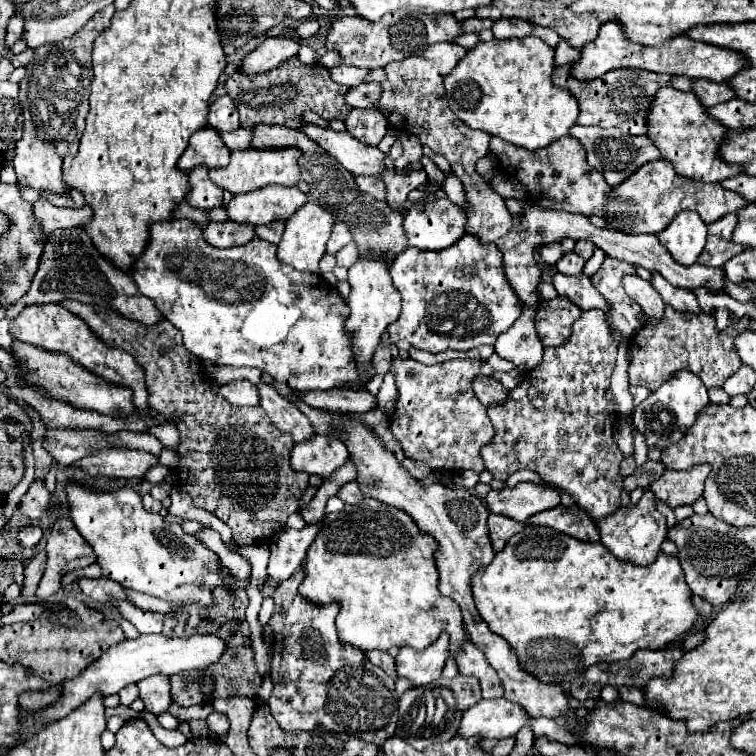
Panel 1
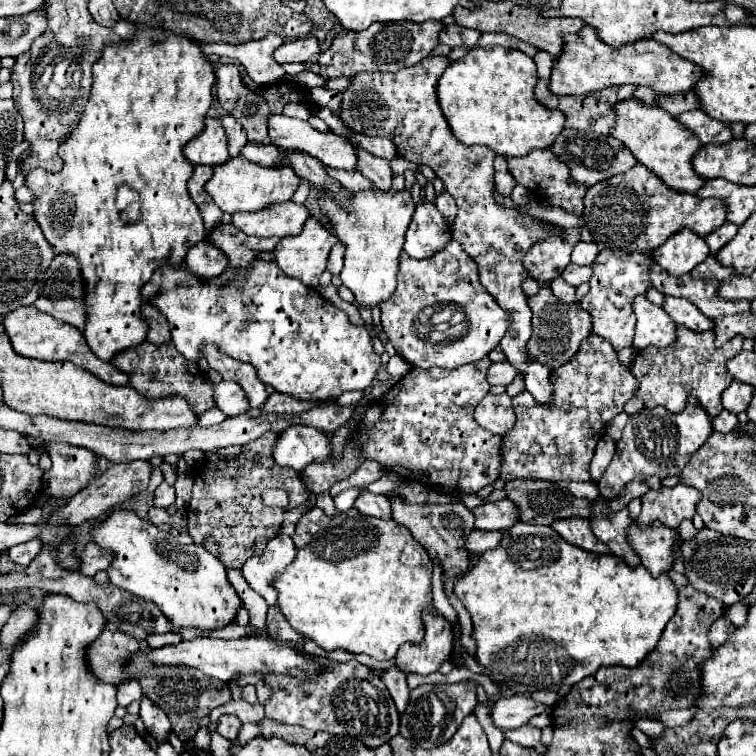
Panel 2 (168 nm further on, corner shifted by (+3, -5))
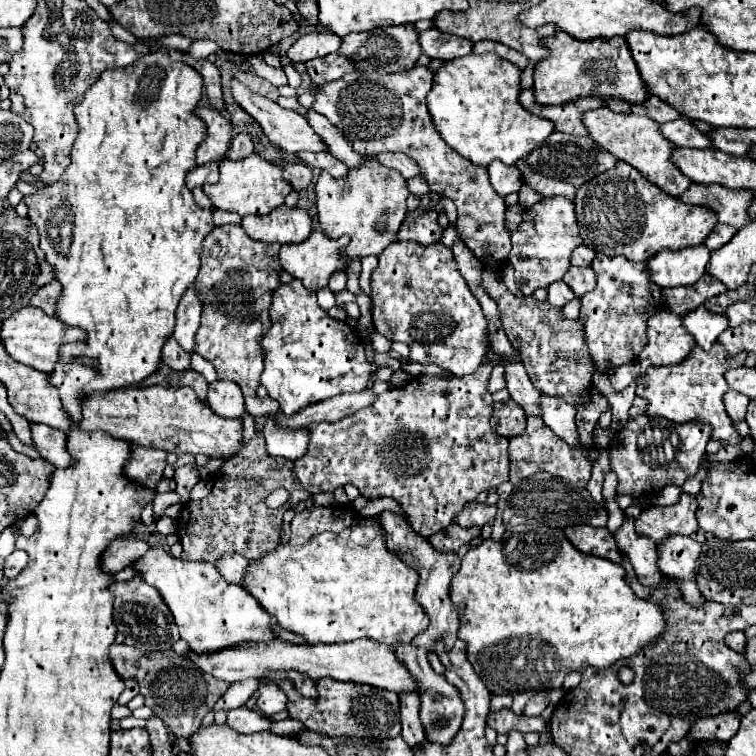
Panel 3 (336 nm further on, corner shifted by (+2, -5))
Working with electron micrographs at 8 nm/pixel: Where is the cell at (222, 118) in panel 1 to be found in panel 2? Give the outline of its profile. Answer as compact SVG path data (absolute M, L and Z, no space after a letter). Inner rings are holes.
M225 115L225 117L221 117L221 121L223 121L225 133L229 137L229 155L237 157L241 153L241 147L245 147L245 143L247 143L245 129L237 123L237 119L233 119L233 115Z

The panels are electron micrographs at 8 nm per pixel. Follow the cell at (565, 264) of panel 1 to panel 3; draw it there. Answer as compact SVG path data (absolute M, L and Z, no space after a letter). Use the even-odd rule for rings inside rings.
M570 267L568 273L564 275L564 281L578 297L596 287L596 275L592 267Z

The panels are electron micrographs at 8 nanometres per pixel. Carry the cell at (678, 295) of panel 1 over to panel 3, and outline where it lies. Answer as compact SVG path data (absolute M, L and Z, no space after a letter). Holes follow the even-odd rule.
M704 307L682 315L682 323L704 351L708 351L718 335L728 327L728 319L724 315L714 315L708 309L704 311Z

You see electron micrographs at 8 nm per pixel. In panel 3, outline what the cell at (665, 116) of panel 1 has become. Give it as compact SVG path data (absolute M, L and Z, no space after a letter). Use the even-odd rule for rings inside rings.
M600 107L594 111L586 111L582 115L582 121L600 147L604 147L612 155L616 155L620 161L634 165L646 179L656 183L664 193L668 193L672 197L680 197L692 185L692 181L672 163L670 157L674 151L674 143L670 145L670 141L662 135L660 125L654 119L634 115L634 113L630 113L630 115L614 113L608 107Z

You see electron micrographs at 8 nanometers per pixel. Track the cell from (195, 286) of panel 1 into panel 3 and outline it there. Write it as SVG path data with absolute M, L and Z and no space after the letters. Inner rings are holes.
M298 279L280 283L280 287L272 291L270 323L268 333L260 339L264 349L260 383L268 389L268 395L280 403L286 415L294 415L310 403L368 387L370 365L358 333L350 325L332 319L318 305L316 293L308 291Z

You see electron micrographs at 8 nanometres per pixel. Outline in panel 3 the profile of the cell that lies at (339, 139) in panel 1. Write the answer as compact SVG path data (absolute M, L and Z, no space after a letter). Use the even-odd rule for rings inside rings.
M232 79L232 95L244 107L244 111L248 115L252 115L260 123L260 127L266 133L266 137L270 139L270 143L274 147L282 149L284 153L290 153L290 155L298 155L300 151L312 151L312 153L324 151L324 153L330 153L330 149L326 147L326 143L322 143L322 139L318 135L314 135L314 129L310 127L310 123L302 115L298 115L296 111L282 109L278 103L274 103L274 101L262 97L262 95L252 93L238 79Z

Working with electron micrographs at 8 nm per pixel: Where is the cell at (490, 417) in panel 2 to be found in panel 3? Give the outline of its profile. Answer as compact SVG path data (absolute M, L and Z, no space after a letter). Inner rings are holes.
M514 399L498 401L494 403L490 425L492 425L492 431L502 437L516 437L526 427L526 415L522 407L514 403Z

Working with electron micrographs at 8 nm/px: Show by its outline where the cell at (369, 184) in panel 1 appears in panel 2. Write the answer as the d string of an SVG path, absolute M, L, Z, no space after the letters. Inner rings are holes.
M327 167L327 175L335 181L339 181L347 191L365 191L365 189L373 187L373 183L367 177L363 177L359 171L343 171L343 169Z

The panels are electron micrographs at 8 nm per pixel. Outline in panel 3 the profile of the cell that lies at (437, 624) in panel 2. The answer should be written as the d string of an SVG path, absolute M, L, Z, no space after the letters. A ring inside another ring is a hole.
M382 511L378 521L386 531L386 543L388 543L390 551L402 553L402 559L406 563L410 563L420 575L420 581L418 581L414 597L422 605L426 615L430 617L430 625L422 635L416 635L416 639L412 643L416 647L424 647L428 653L432 653L436 641L440 641L440 643L444 643L444 649L450 651L454 641L456 641L456 633L458 633L458 609L460 607L454 607L454 603L450 601L448 585L450 585L450 581L454 577L454 571L458 571L458 567L460 567L460 559L456 557L456 553L442 555L442 553L434 551L434 547L430 547L430 543L426 539L422 539L412 527L406 525L406 521L402 517L398 517L392 511Z

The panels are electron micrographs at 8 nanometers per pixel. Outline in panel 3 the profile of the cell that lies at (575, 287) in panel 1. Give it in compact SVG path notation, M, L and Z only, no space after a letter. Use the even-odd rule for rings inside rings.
M556 281L548 287L548 301L556 307L564 307L568 301L572 301L576 295L570 291L570 287L564 281Z

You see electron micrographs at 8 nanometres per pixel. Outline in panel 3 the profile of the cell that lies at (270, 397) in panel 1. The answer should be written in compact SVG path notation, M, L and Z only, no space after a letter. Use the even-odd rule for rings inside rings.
M240 225L214 227L202 241L202 267L196 285L204 309L194 351L216 367L218 379L238 383L244 395L256 395L264 369L264 355L258 339L270 327L270 293L280 283L278 251L280 243L254 241Z

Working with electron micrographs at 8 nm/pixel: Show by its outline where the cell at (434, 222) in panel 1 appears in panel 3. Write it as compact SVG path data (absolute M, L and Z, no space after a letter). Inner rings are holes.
M414 209L406 215L400 231L398 241L414 241L422 247L430 243L438 243L442 237L442 227L438 225L438 215L428 209Z

